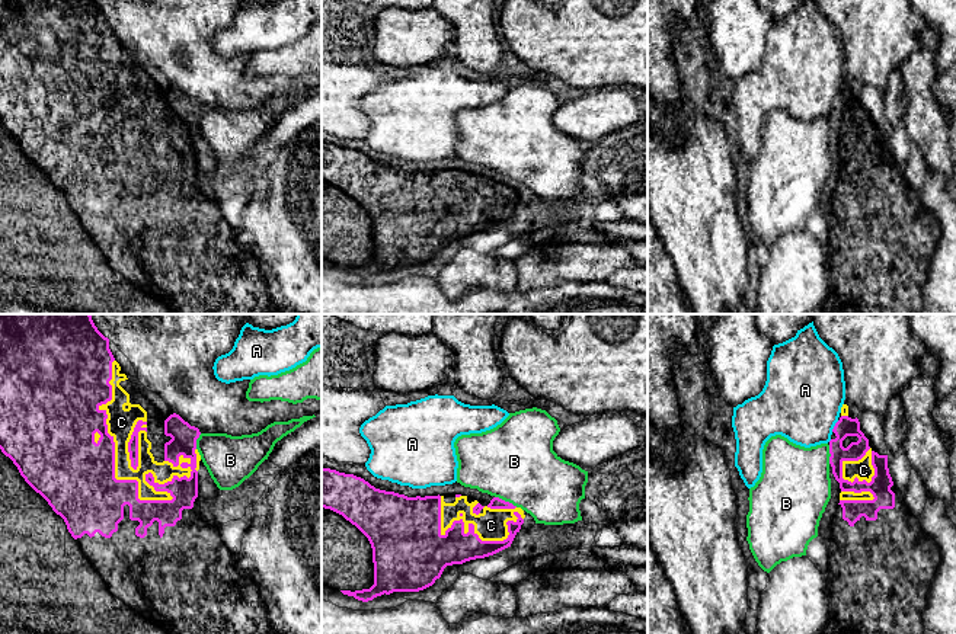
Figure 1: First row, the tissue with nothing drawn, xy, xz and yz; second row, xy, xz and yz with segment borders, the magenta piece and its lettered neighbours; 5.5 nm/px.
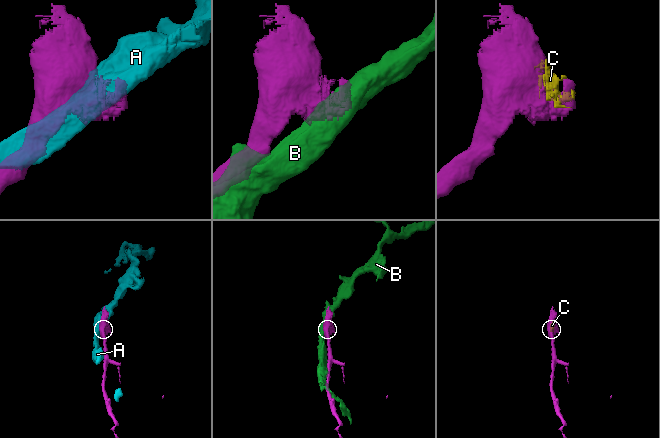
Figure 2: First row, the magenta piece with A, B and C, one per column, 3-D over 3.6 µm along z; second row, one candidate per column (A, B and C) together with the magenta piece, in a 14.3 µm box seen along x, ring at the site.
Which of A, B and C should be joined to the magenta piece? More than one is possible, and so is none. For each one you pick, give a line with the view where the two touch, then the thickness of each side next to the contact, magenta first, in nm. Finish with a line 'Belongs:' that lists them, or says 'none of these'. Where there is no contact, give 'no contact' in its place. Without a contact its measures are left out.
C: xy | 440/160 nm
Belongs: C

